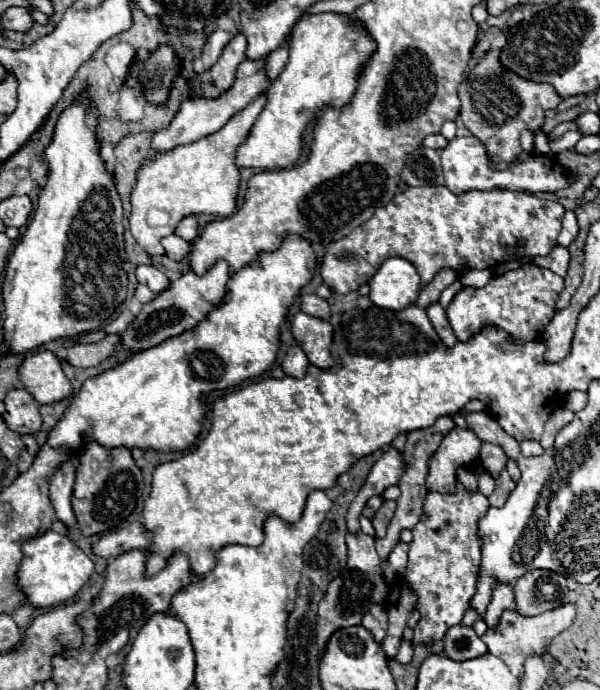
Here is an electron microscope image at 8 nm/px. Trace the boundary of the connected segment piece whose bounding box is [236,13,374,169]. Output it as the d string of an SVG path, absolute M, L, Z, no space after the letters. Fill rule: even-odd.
M304 13L292 29L290 59L280 77L274 83L270 83L268 103L262 109L258 121L254 123L248 139L236 151L238 167L256 167L256 169L292 167L302 153L304 131L314 119L314 115L324 107L340 109L350 103L362 77L362 69L368 65L372 53L374 53L374 39L370 37L370 33L366 33L366 27L360 21L354 21L344 13L316 13L316 15Z

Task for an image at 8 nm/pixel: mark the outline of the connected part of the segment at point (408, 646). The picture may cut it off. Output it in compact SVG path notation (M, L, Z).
M402 641L402 643L400 643L400 649L398 649L398 653L396 653L396 657L394 657L394 659L396 659L400 665L406 665L406 663L410 663L410 661L412 661L412 653L414 653L412 643Z

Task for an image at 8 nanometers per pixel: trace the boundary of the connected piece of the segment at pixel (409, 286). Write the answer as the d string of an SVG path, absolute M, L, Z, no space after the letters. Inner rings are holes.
M390 257L388 261L384 261L384 265L378 269L378 273L372 277L370 281L370 301L372 305L380 307L380 309L404 309L406 305L414 305L416 297L420 291L420 277L414 269L414 265L402 257Z

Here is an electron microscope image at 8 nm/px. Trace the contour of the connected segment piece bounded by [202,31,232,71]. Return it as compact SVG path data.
M214 31L206 45L204 45L204 51L202 51L202 63L204 63L204 71L210 69L218 59L220 59L220 53L224 49L224 45L232 39L232 35L228 31Z

